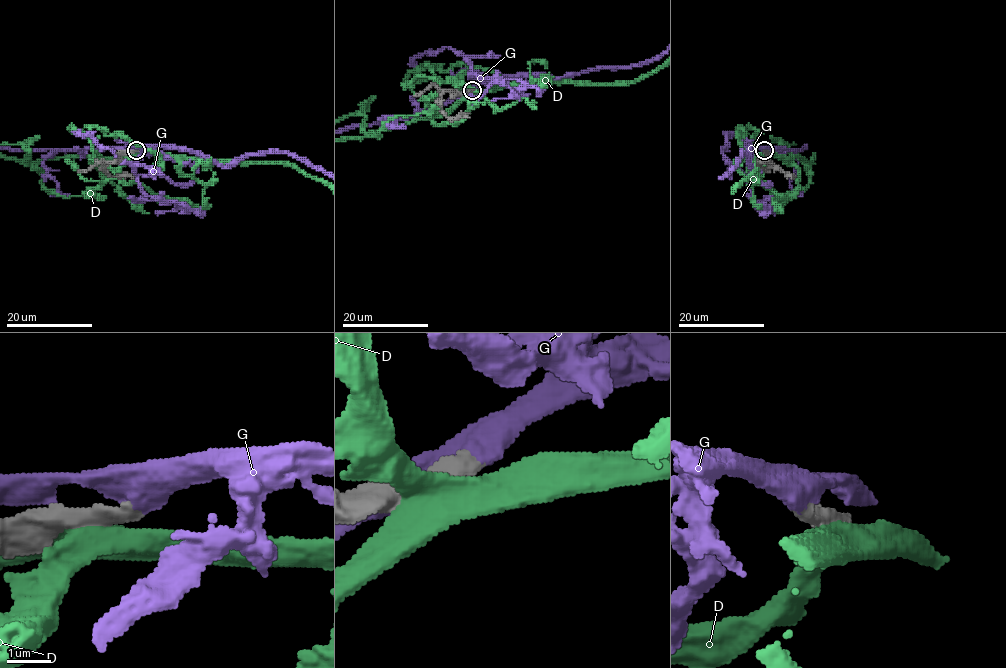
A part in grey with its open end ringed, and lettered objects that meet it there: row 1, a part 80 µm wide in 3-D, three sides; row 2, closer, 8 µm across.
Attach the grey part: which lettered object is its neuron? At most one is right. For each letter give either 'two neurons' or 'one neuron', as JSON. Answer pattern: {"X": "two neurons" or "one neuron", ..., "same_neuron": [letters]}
{"D": "two neurons", "G": "one neuron", "same_neuron": ["G"]}

